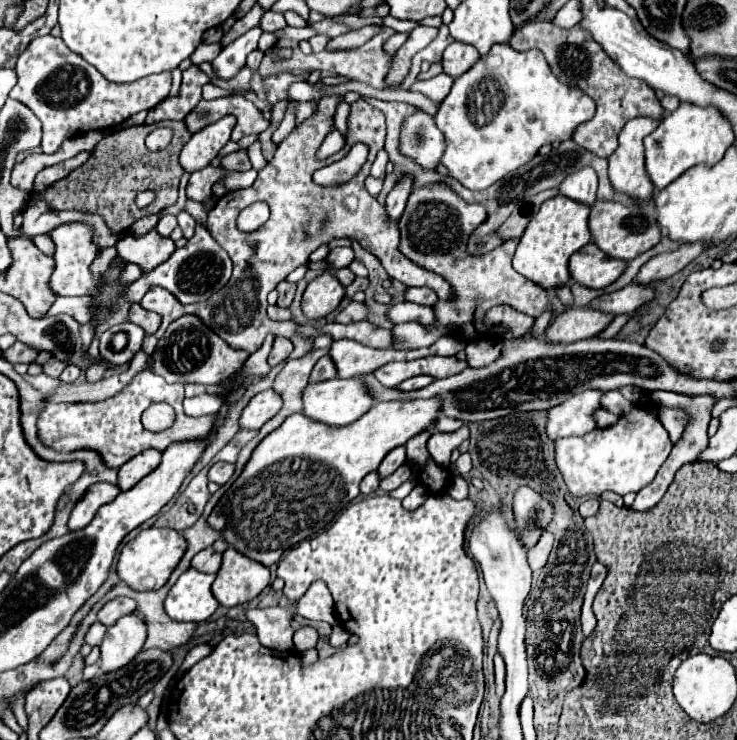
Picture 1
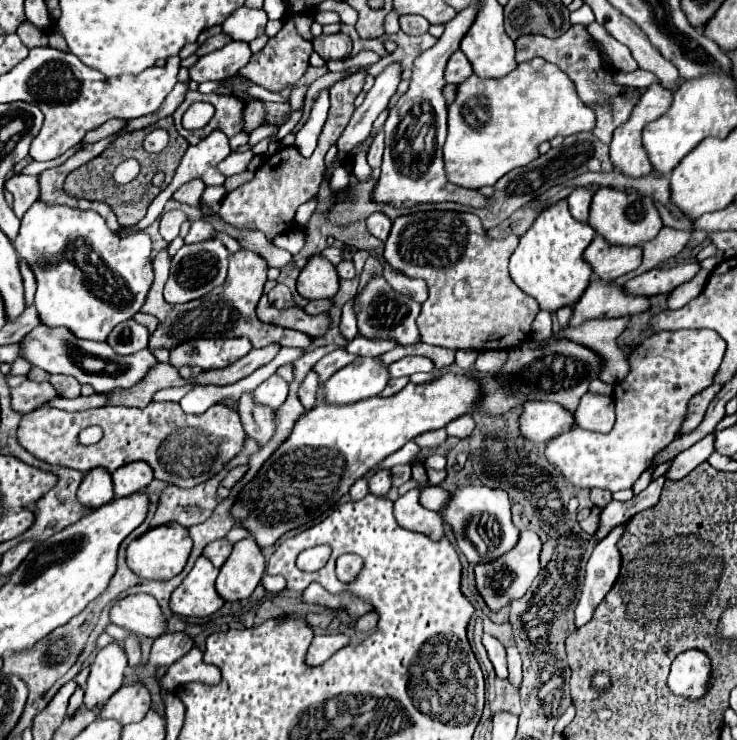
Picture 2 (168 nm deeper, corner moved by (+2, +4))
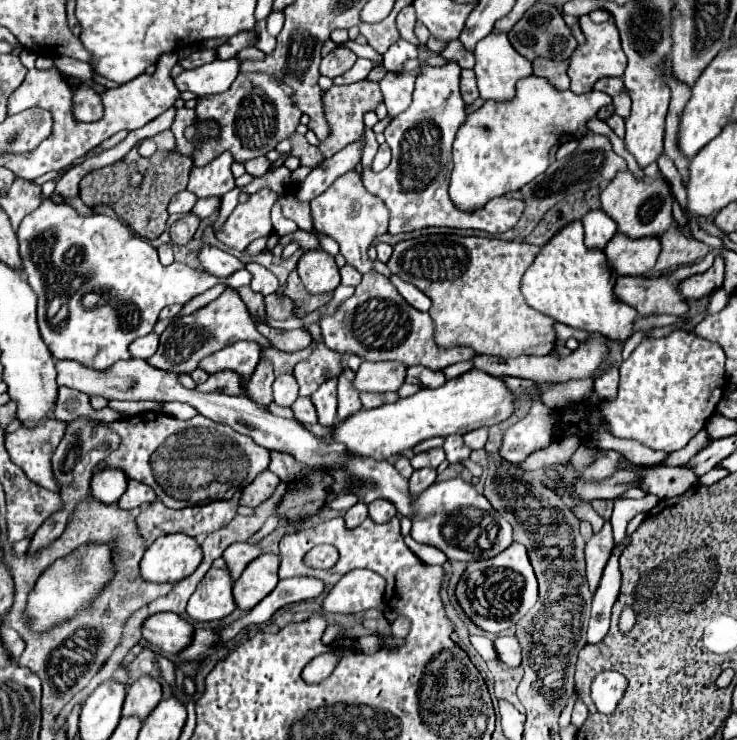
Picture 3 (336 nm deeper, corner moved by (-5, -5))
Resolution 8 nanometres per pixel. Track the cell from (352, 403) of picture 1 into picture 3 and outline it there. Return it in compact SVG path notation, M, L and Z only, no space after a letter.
M363 362L353 386L367 392L395 392L405 382L405 370L401 362Z

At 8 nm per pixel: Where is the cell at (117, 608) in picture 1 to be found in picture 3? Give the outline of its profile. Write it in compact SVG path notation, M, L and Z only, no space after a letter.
M161 612L153 614L145 624L143 624L143 638L161 648L163 652L177 654L187 648L187 642L191 642L193 626L171 612Z

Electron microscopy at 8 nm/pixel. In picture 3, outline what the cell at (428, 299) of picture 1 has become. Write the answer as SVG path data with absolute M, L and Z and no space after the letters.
M391 276L389 278L391 280L391 284L397 288L397 292L413 306L413 308L417 308L417 310L421 310L421 312L427 312L429 310L429 306L431 306L431 300L429 300L429 296L425 296L419 288L415 288L413 284L409 284L409 282L403 282L399 276Z

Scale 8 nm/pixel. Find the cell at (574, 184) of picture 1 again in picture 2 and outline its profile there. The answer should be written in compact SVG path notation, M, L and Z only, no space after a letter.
M582 187L582 189L574 189L574 191L568 195L570 213L572 213L578 221L588 221L590 201L592 201L592 191L588 191L586 187Z

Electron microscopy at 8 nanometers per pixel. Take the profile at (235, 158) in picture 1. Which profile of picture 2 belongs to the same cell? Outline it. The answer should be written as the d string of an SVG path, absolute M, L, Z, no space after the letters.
M244 171L244 173L240 173L240 175L226 177L226 183L224 183L224 187L226 187L226 191L234 191L236 187L244 185L246 181L250 181L252 177L254 177L254 173L252 173L252 171Z

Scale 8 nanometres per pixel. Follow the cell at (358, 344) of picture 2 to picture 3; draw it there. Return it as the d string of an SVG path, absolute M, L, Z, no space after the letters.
M347 368L347 372L343 370L341 378L339 378L339 410L337 410L337 420L343 422L345 418L349 418L351 414L359 412L361 410L361 402L359 402L359 396L357 396L357 390L351 388L351 382L353 382L355 374L353 370Z

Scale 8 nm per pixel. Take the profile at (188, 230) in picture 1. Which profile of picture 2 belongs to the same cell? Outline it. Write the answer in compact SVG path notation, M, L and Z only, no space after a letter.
M192 221L192 227L190 227L190 233L186 235L186 243L198 243L198 241L204 241L204 239L212 239L214 235L214 229L212 225L204 223L204 221Z

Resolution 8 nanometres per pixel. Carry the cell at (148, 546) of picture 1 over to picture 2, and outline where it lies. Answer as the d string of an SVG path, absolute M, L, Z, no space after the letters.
M170 523L170 525L154 527L146 535L134 539L126 549L126 563L142 579L164 581L164 579L170 579L172 575L178 575L184 569L190 549L192 549L192 539L188 535L188 529L182 525Z

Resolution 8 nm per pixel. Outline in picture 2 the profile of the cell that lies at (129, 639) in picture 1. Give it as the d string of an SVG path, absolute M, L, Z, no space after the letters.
M112 641L106 647L102 647L92 663L92 671L86 683L84 705L86 707L104 705L122 687L126 667L128 659L122 643Z

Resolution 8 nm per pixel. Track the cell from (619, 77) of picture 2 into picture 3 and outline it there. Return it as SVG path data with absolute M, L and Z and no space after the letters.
M539 76L519 80L517 96L509 102L487 100L477 112L467 116L455 136L453 174L449 184L451 202L463 212L473 212L497 196L521 190L547 170L549 148L587 136L587 120L597 116L597 110L607 104L611 104L611 96L605 92L559 92Z

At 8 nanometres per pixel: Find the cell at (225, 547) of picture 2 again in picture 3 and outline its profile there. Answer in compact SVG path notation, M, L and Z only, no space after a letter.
M249 542L231 544L223 552L223 558L225 558L225 562L229 564L229 570L231 570L231 578L237 580L241 576L241 572L249 566L249 562L253 562L259 554L261 554L261 548L257 544L249 544Z

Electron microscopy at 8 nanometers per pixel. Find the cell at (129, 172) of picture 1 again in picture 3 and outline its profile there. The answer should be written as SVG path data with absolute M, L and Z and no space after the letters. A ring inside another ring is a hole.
M171 130L157 134L155 144L157 144L155 156L141 158L137 154L137 148L133 148L123 160L83 176L81 186L79 186L79 196L87 206L97 206L97 204L111 206L117 212L117 216L131 226L131 230L135 234L139 234L141 238L147 238L147 240L155 240L163 234L165 222L169 218L167 204L177 192L185 190L189 172L193 168L191 158L173 152L175 138L173 138ZM135 172L141 172L145 176L145 186L131 186L129 184L129 178Z

